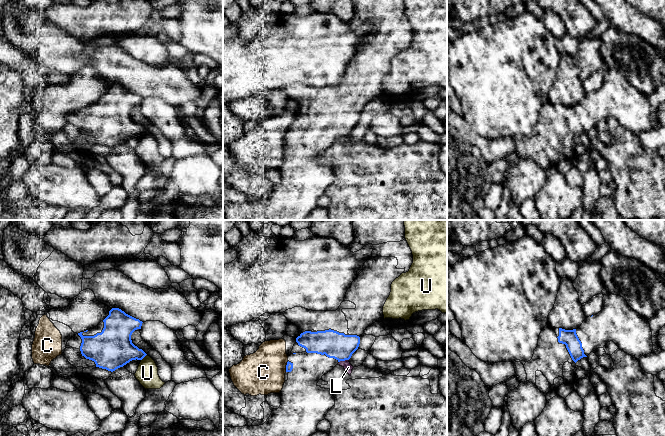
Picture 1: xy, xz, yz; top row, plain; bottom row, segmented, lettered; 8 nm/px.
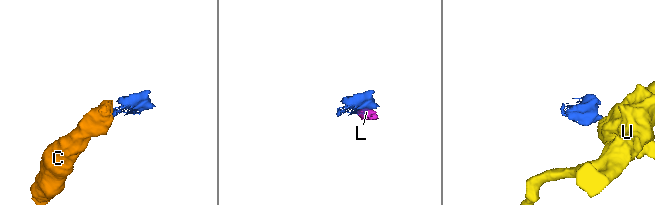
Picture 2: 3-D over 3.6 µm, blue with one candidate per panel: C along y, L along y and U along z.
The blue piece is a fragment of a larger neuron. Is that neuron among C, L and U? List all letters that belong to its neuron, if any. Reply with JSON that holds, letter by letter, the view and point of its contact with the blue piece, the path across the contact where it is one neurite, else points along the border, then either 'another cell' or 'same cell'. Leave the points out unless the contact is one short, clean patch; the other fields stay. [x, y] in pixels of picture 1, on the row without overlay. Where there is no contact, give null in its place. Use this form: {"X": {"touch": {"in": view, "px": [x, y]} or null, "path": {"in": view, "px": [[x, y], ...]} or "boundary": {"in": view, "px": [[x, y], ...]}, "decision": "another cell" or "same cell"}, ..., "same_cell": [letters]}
{"C": {"touch": {"in": "xz", "px": [286, 142]}, "boundary": {"in": "xz", "px": [[288, 137], [285, 147]]}, "decision": "another cell"}, "L": {"touch": {"in": "xz", "px": [343, 136]}, "boundary": {"in": "xz", "px": [[348, 135], [339, 138]]}, "decision": "another cell"}, "U": {"touch": {"in": "xy", "px": [144, 132]}, "boundary": {"in": "xy", "px": [[146, 130], [141, 136]]}, "decision": "another cell"}, "same_cell": []}

